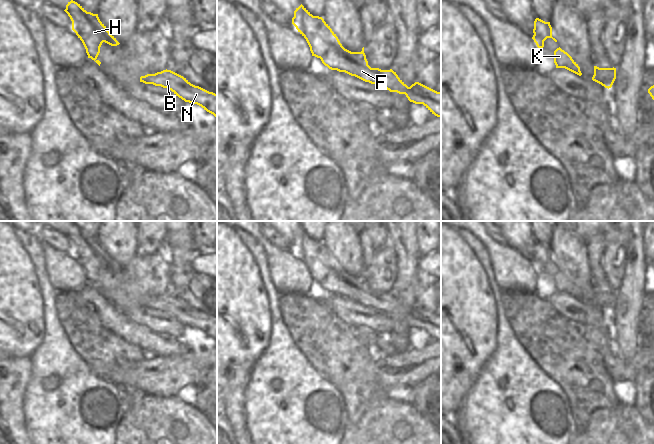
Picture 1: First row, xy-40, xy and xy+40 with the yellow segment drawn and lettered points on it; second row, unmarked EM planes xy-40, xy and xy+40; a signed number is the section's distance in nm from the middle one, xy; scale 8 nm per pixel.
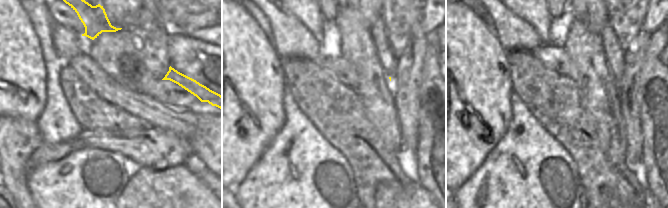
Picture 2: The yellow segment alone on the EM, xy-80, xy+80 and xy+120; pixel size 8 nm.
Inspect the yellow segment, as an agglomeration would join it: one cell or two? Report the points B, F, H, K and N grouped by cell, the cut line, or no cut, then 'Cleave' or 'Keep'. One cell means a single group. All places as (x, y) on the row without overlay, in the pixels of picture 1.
Groups: B F H K N. No split. Keep.

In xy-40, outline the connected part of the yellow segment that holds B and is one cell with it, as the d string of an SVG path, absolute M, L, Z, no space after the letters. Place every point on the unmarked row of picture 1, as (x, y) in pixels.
M171 294L141 300L140 306L167 312L185 326L197 328L217 342L217 318L191 308L186 302Z

